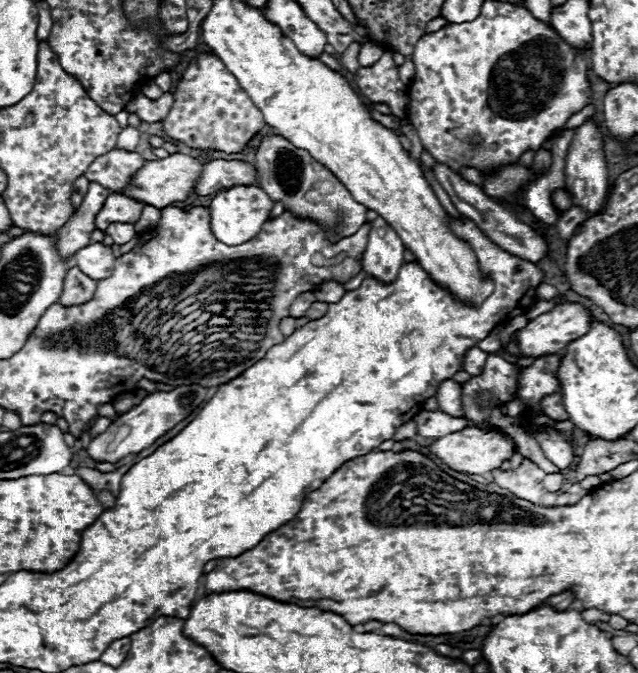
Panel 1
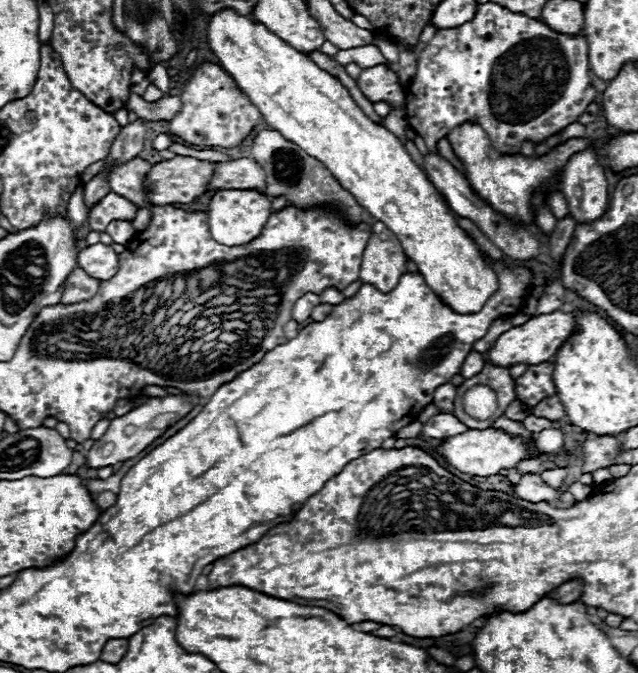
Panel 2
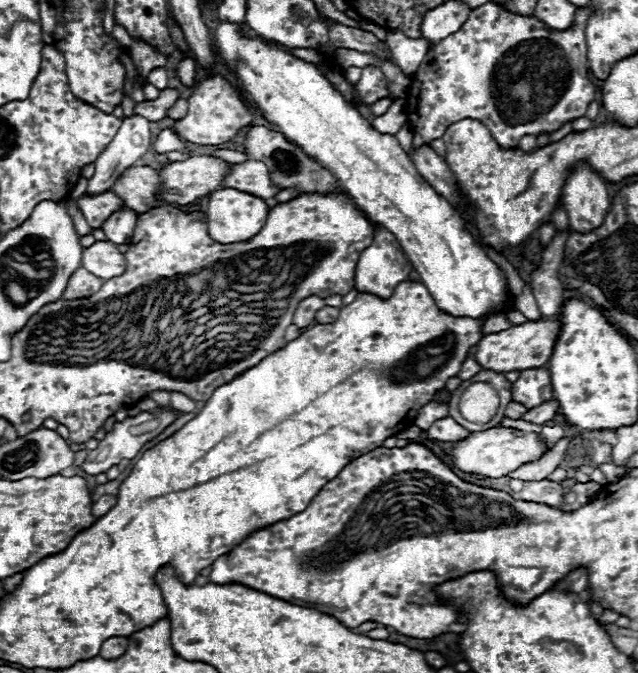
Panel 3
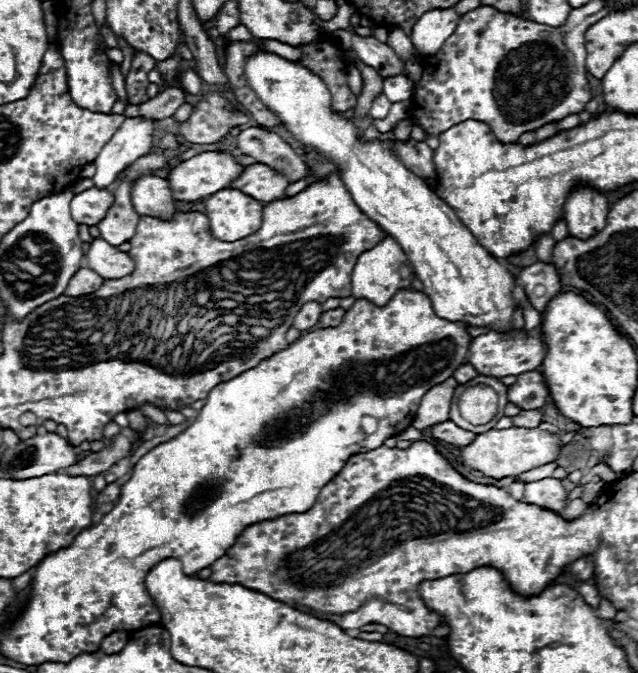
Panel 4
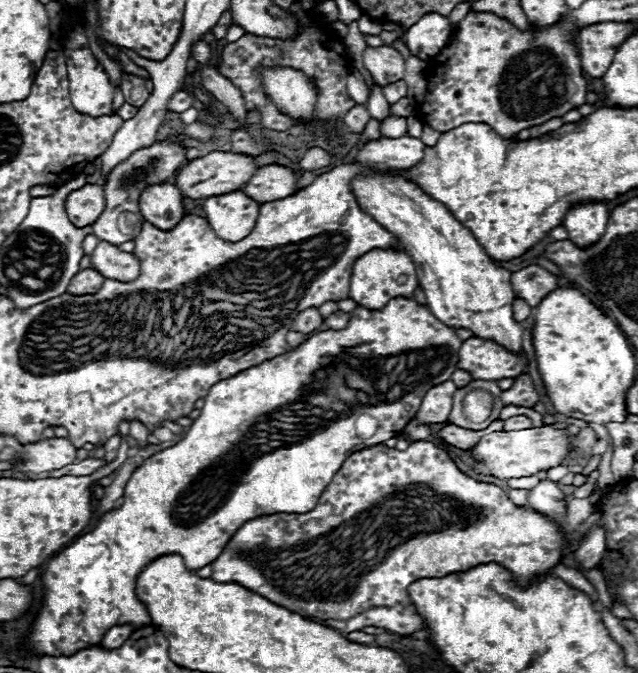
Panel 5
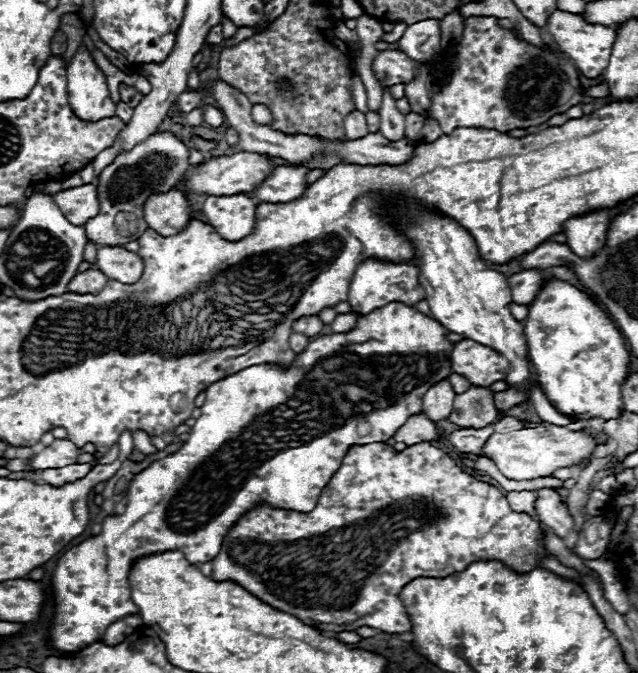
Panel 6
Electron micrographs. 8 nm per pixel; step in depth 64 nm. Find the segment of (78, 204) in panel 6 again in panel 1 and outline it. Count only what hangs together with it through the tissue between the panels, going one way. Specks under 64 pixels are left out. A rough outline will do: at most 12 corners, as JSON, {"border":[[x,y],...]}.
{"border":[[110,194],[96,216],[96,228],[114,222],[136,224],[144,210],[122,194]]}

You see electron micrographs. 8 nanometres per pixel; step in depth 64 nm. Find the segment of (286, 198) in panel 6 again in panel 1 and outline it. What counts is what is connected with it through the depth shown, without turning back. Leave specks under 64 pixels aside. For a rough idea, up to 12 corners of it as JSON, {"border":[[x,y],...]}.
{"border":[[238,160],[204,164],[194,192],[208,196],[222,188],[250,186],[256,172]]}

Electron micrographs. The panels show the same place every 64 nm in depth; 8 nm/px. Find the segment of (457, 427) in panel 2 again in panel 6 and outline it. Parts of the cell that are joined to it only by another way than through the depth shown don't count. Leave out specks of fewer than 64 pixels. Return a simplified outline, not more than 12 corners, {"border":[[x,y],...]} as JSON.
{"border":[[494,422],[482,430],[450,432],[448,442],[466,454],[480,454]]}

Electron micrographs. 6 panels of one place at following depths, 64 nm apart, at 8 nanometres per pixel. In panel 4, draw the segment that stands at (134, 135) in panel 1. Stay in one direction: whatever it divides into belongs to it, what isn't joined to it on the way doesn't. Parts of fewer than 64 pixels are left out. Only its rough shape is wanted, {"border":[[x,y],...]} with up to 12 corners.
{"border":[[126,118],[94,160],[96,188],[154,146],[152,120]]}

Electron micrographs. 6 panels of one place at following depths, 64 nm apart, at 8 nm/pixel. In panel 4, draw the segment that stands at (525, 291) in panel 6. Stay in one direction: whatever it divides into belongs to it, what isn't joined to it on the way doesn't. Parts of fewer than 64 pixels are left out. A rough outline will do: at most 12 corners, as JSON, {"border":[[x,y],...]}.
{"border":[[546,262],[524,268],[516,282],[532,306],[544,312],[562,292],[556,266]]}

